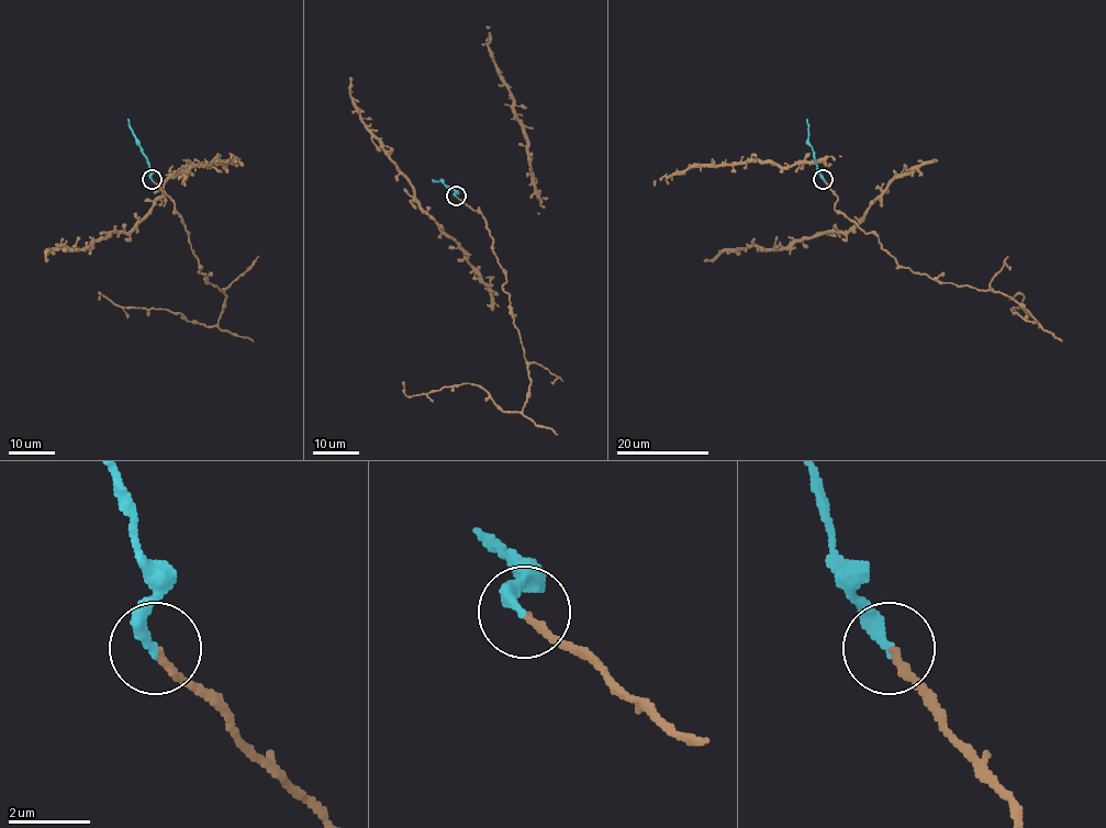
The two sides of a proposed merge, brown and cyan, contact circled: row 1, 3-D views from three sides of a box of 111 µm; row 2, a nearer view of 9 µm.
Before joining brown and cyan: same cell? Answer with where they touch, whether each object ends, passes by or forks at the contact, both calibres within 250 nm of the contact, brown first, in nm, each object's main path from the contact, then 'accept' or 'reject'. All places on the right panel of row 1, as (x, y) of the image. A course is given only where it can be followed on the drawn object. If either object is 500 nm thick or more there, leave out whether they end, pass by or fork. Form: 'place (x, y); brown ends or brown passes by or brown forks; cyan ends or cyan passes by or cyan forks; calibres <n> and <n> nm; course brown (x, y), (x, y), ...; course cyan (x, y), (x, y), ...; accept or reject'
place (823, 179); brown ends; cyan ends; calibres 180 and 320 nm; course brown (824, 179), (834, 208), (900, 266), (1004, 293), (1039, 326), (1012, 311), (1023, 295), (1009, 299); course cyan (824, 179), (808, 143), (806, 119); accept

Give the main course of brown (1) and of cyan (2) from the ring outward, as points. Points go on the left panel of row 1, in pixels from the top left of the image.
1: (152, 179), (189, 232), (199, 272), (225, 293), (218, 323), (98, 299)
2: (152, 179), (147, 158), (127, 119)

